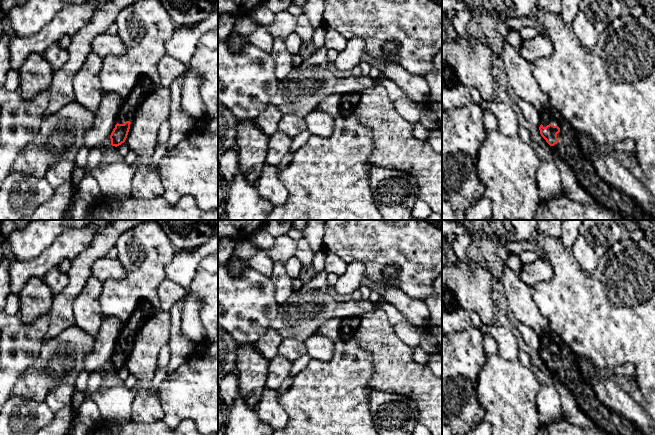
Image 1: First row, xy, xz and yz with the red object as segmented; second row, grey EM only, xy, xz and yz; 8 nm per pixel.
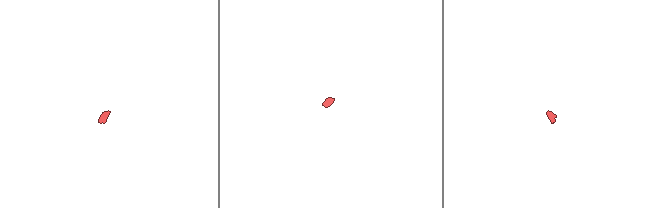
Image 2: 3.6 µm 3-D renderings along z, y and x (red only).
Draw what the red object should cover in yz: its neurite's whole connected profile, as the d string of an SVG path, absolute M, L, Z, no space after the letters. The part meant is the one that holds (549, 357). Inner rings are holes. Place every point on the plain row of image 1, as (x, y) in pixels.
M551 331L541 340L541 349L539 351L540 358L546 364L546 366L558 376L559 380L570 390L580 410L582 410L600 429L611 435L641 435L631 421L622 415L609 410L598 400L592 386L588 384L580 374L579 369L574 361L573 354L565 349L563 349L563 351L560 353L557 350L559 345L559 337L553 331Z

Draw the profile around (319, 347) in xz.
M315 332L305 341L307 354L311 359L328 362L333 356L334 341L330 338Z

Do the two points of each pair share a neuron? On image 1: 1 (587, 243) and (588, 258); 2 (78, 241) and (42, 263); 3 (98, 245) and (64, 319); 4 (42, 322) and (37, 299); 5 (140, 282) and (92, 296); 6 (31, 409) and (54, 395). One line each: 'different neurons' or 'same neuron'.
1: same neuron
2: same neuron
3: same neuron
4: different neurons
5: different neurons
6: different neurons

